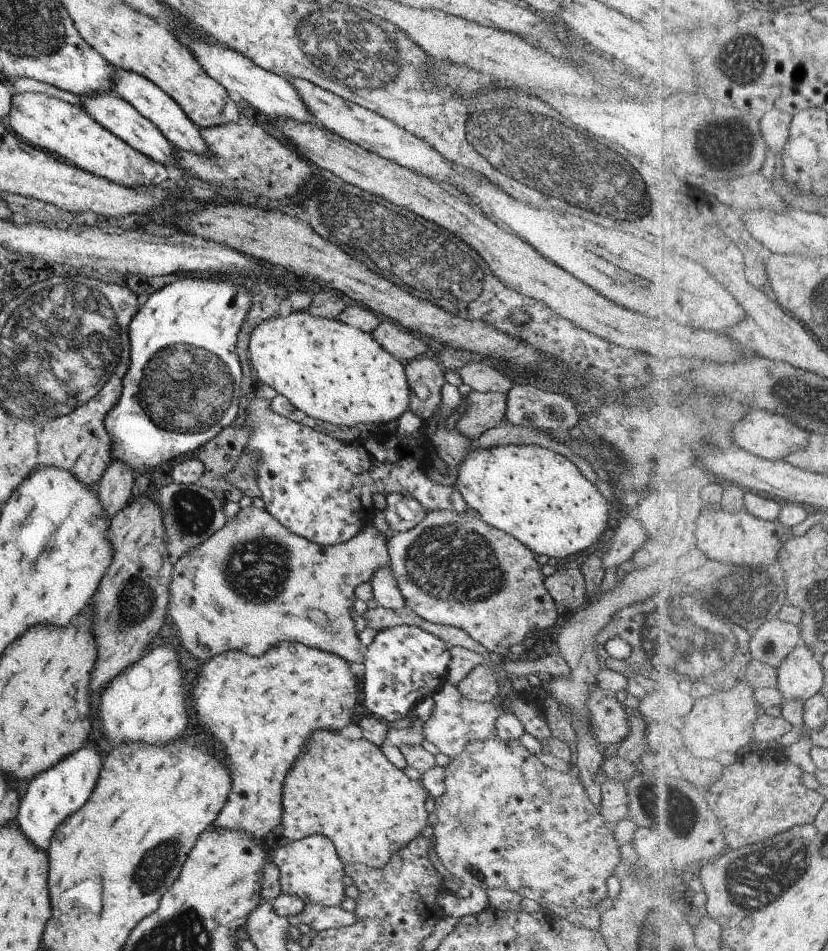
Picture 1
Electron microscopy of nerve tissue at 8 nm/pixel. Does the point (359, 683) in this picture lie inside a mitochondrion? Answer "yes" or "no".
no

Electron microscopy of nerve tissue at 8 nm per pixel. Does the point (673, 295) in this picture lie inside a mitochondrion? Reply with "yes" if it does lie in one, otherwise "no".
yes

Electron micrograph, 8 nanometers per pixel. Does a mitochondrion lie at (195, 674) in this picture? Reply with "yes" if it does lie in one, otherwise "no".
no

